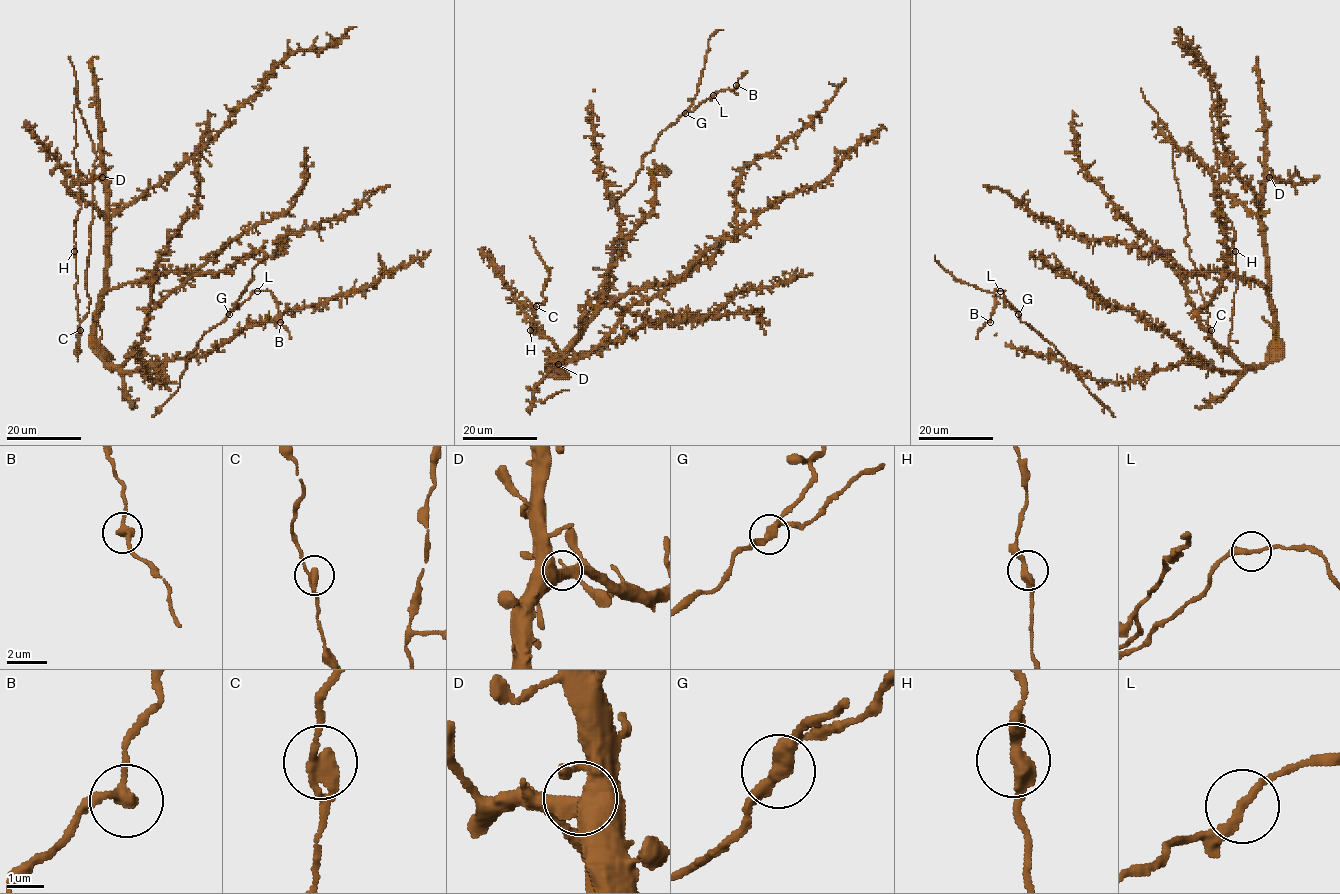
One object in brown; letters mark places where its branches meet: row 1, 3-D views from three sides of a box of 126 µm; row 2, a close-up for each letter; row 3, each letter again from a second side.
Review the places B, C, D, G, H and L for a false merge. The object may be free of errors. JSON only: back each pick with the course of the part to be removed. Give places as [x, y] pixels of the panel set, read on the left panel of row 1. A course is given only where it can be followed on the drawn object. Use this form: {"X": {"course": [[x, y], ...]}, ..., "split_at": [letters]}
{"G": {"course": [[228, 314], [252, 278], [252, 270], [266, 256]]}, "split_at": ["G"]}

